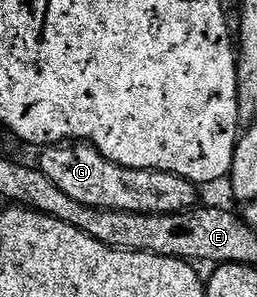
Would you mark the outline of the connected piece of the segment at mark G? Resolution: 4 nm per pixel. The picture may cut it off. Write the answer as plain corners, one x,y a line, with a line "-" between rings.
73,139
51,142
41,148
42,156
36,166
49,181
74,201
88,207
100,207
104,211
134,211
146,213
162,207
160,183
153,174
129,171
127,167
108,161
91,143

